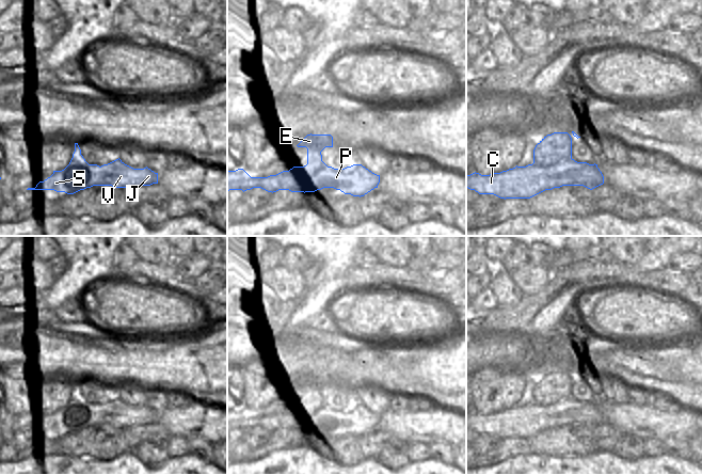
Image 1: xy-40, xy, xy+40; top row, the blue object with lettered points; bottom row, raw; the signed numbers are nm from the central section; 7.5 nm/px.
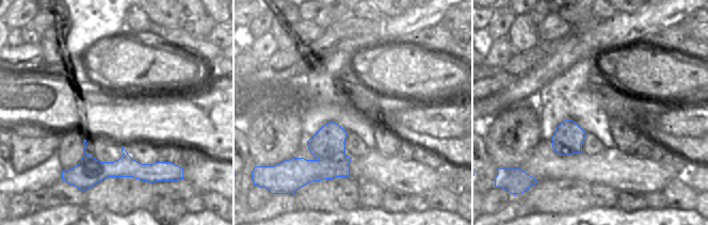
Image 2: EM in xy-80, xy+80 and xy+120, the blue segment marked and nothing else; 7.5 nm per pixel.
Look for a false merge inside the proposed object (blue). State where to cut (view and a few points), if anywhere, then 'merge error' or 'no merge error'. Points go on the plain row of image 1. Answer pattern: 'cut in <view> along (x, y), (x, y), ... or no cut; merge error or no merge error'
cut in xy+40 along (571, 397), (548, 405), (539, 405), (533, 401); merge error

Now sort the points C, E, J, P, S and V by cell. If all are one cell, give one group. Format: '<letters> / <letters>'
C J P S V / E

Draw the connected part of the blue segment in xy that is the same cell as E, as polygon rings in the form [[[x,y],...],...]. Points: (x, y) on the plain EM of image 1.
[[[307,374],[298,384],[307,387],[307,403],[314,400],[314,393],[322,397],[321,391],[325,386],[333,386],[333,376],[331,374]]]

